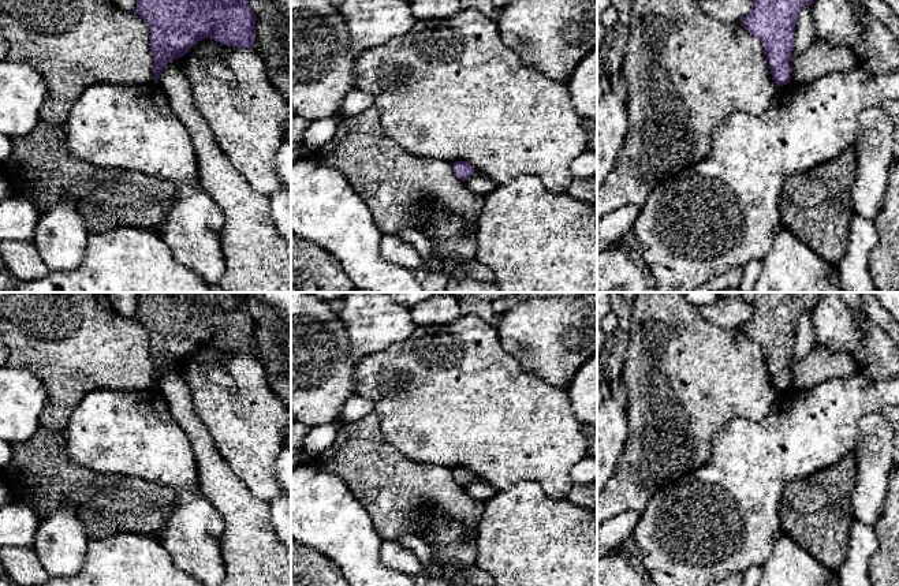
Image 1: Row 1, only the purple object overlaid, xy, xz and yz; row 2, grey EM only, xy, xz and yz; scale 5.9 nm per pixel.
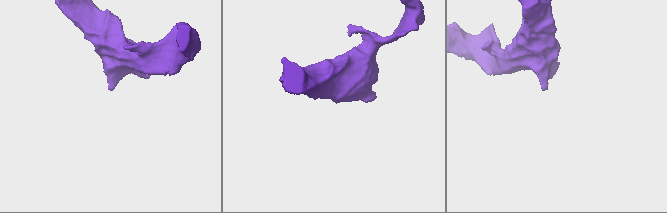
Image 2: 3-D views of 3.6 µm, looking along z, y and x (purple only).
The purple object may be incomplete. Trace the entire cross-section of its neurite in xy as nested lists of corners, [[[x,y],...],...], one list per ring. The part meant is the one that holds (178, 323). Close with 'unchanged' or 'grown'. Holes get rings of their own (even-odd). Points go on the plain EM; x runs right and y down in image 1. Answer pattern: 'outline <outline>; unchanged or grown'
outline [[[137,292],[134,318],[150,335],[154,389],[169,366],[205,344],[253,355],[257,322],[245,292]]]; unchanged

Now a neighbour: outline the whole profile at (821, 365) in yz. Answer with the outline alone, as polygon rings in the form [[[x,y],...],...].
[[[817,344],[805,358],[791,358],[790,389],[809,389],[828,380],[851,377],[858,372],[853,354],[833,352]]]

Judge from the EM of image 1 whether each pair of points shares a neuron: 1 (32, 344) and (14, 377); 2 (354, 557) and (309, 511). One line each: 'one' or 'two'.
1: two
2: one

